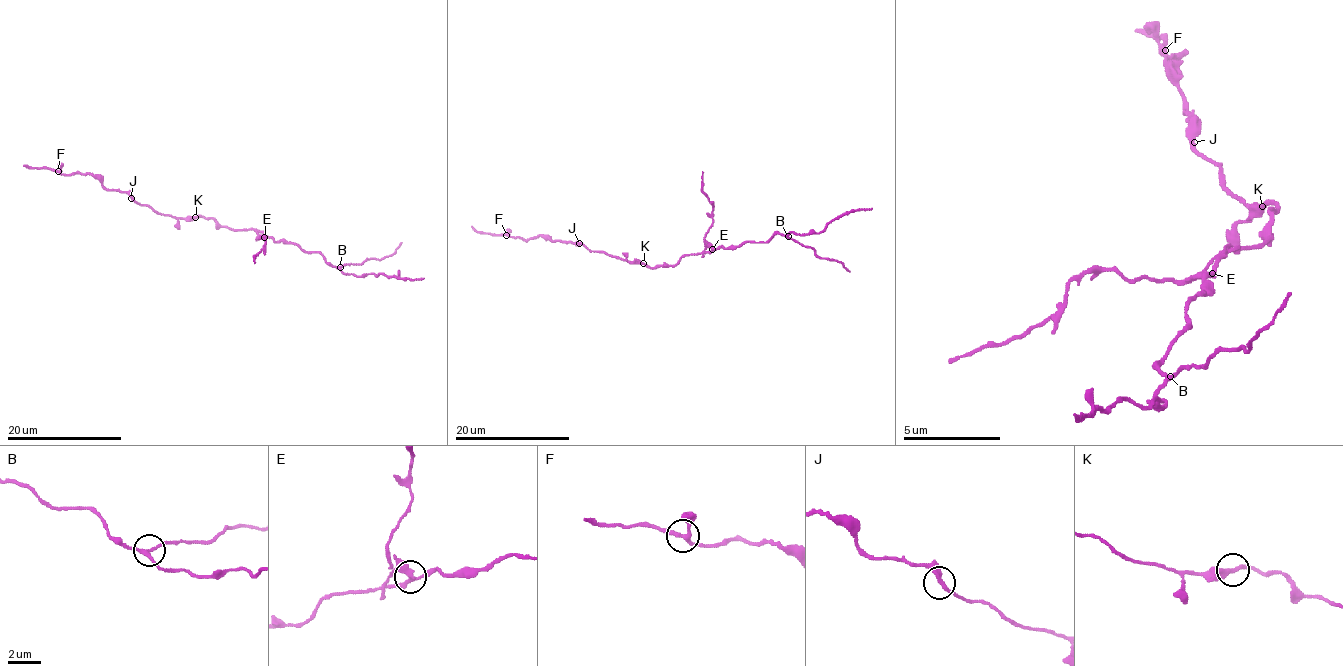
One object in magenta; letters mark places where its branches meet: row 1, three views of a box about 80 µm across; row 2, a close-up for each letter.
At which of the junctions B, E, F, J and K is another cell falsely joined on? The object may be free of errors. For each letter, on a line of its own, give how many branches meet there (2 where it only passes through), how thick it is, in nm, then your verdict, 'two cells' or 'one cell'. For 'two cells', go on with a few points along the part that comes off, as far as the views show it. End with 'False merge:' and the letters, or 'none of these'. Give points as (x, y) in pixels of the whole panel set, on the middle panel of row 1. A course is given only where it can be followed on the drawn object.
B: 3 | 170 nm | one cell
E: 5 | 280 nm | two cells | (712, 249), (705, 233), (712, 225), (713, 205), (702, 190), (703, 172)
F: 3 | 240 nm | one cell
J: 3 | 280 nm | one cell
K: 2 | 320 nm | one cell
False merge: E

